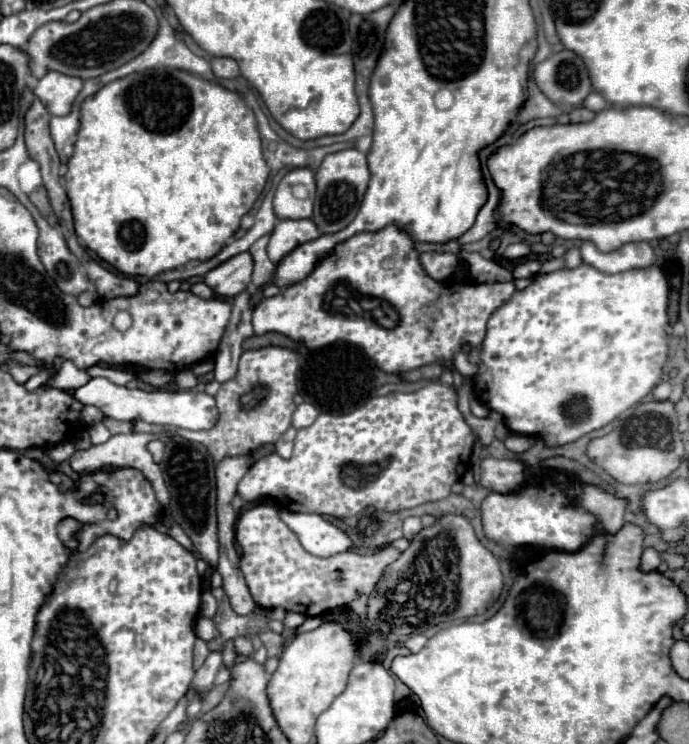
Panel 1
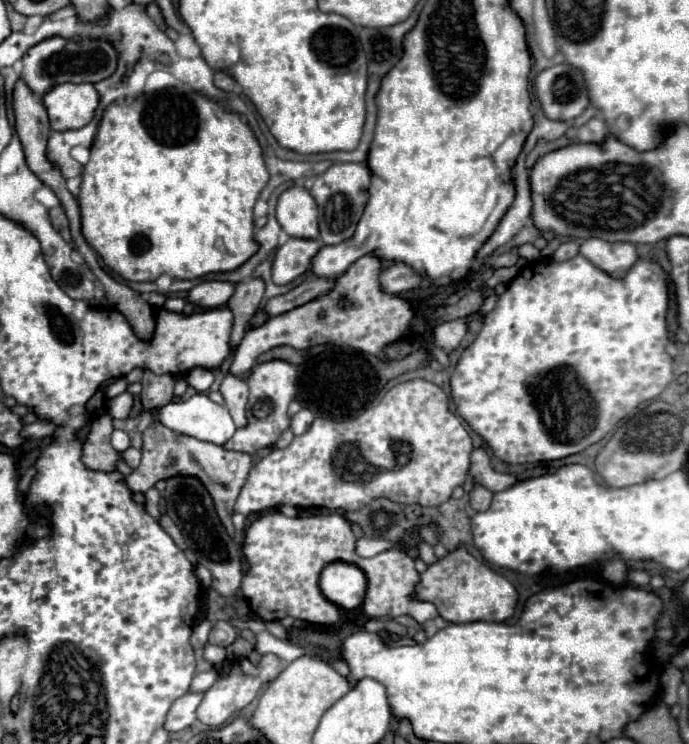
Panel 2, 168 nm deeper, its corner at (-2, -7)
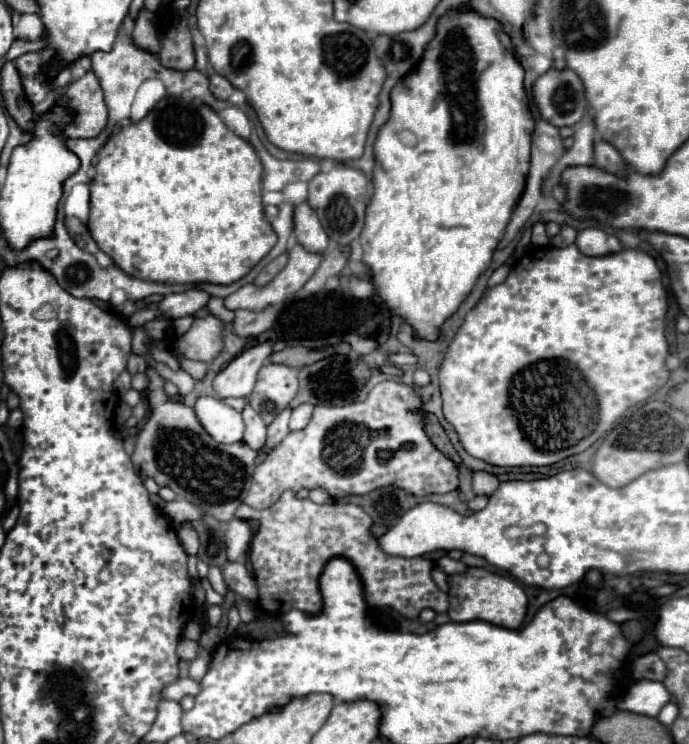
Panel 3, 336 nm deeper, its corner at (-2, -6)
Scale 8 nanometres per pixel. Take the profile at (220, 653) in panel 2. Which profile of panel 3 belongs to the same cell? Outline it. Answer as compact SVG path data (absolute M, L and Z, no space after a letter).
M181 639L181 641L179 641L177 651L179 651L179 657L181 657L181 659L193 661L193 659L197 657L197 653L199 653L199 643L189 641L189 639Z

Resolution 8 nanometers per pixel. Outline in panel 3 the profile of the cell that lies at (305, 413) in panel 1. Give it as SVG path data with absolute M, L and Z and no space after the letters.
M309 403L299 405L299 407L293 409L293 413L291 413L289 429L291 429L291 431L301 431L301 429L305 429L307 423L311 421L311 415L313 415L313 407L311 407Z

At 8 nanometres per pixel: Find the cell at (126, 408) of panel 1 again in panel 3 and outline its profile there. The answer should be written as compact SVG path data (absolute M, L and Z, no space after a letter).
M199 397L195 403L195 415L203 429L217 443L237 443L243 439L241 413L223 405L217 397Z

